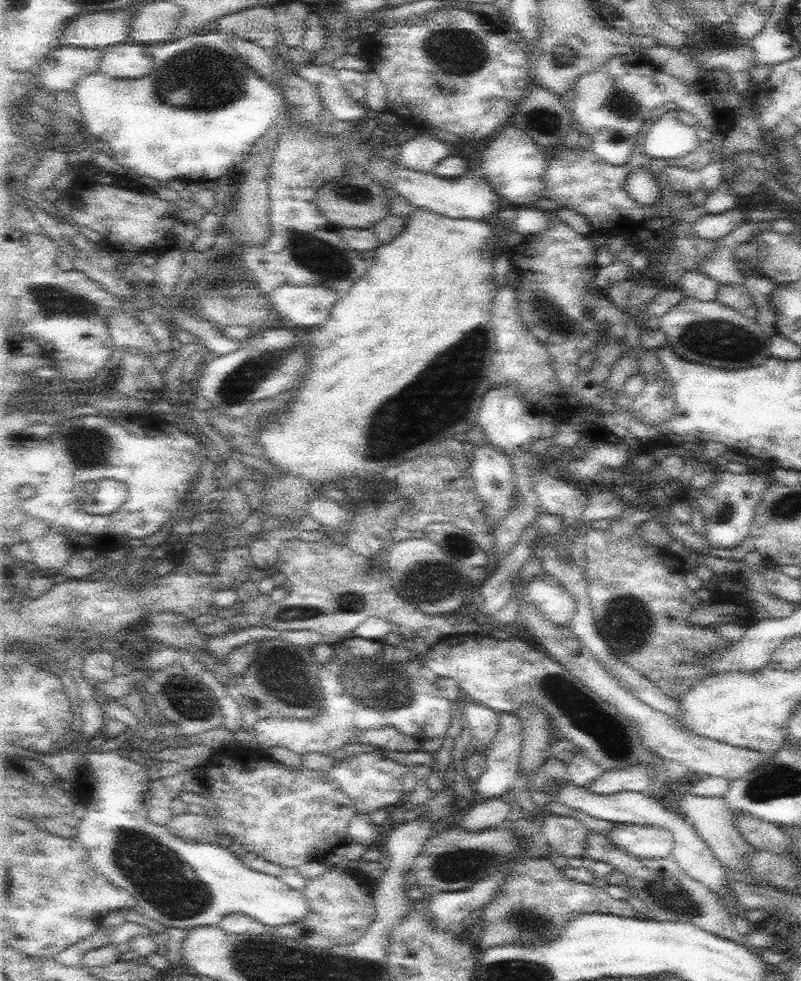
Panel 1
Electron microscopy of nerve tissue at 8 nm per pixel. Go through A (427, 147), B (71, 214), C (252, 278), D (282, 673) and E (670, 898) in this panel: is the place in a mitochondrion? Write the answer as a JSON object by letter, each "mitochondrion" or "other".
{"A":"other","B":"other","C":"other","D":"mitochondrion","E":"mitochondrion"}

